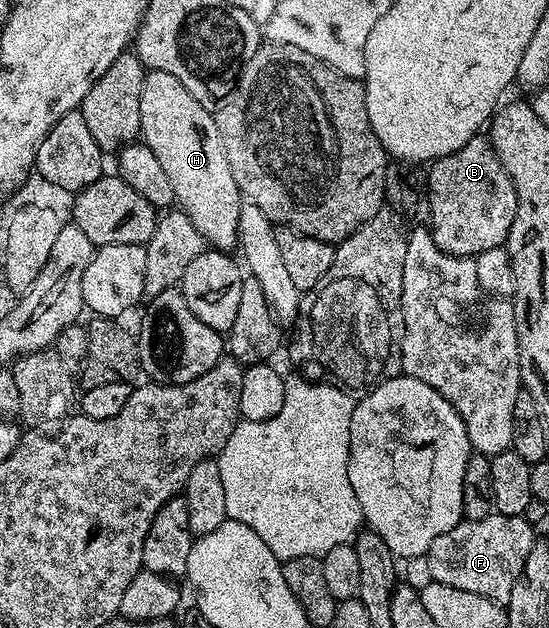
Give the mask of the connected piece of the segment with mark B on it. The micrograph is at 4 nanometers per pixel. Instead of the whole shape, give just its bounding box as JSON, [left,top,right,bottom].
[424,135,518,258]

